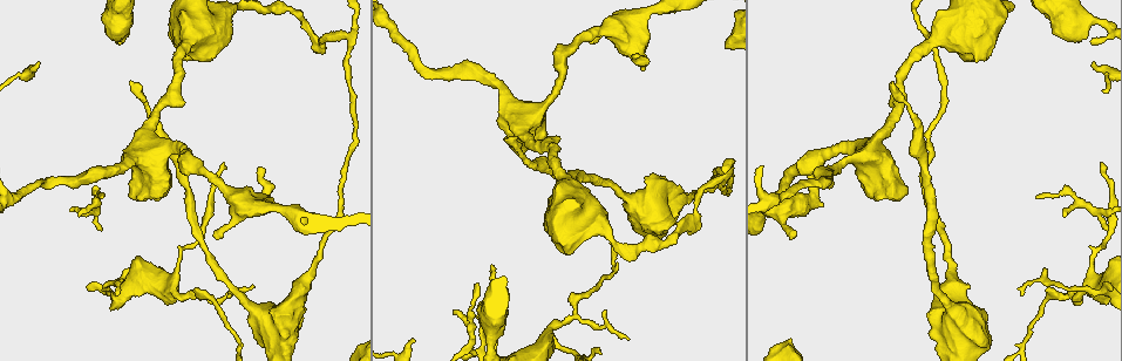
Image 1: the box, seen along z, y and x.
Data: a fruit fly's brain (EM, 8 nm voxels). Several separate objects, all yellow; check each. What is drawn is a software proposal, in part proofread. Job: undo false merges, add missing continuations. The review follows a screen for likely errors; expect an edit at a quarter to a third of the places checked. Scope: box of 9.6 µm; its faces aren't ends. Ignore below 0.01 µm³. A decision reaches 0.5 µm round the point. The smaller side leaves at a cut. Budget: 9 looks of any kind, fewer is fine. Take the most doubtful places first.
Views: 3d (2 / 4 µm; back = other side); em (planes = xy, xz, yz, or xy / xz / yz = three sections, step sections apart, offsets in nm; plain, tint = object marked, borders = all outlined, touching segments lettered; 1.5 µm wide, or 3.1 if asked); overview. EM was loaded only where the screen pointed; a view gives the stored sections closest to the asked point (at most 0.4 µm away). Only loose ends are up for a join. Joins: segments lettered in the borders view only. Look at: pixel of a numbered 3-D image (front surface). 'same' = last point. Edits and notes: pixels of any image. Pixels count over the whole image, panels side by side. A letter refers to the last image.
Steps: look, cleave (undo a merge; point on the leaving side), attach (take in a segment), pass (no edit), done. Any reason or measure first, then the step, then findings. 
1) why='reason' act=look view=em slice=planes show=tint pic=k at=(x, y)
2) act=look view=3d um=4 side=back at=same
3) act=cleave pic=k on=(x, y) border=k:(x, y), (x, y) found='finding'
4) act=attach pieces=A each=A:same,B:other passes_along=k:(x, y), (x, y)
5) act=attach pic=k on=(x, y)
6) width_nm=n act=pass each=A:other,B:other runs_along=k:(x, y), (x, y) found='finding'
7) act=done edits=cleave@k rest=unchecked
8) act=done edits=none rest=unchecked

act=look view=em slice=planes show=borders pic=1 at=(1066, 213)

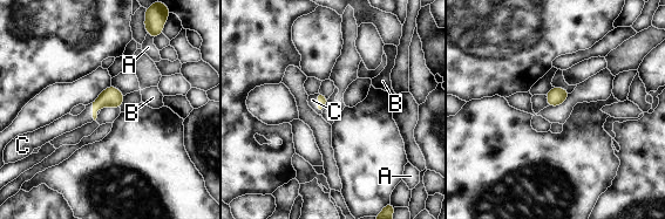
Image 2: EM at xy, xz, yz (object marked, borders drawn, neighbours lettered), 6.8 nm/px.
act=attach pieces=C each=A:other,B:other,C:same found='it goes on there'

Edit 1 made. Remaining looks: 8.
why='see it whole again' act=look view=overview

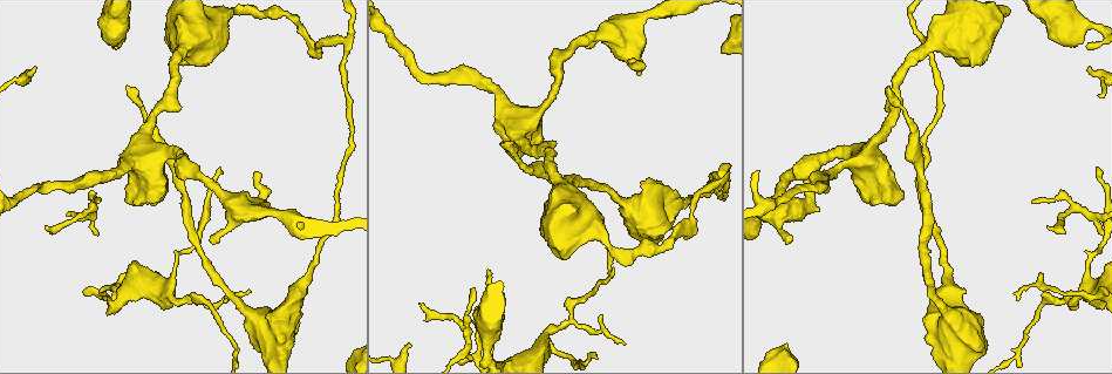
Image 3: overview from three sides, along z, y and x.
why='free end' act=look view=3d um=2 pic=3 at=(595, 354)

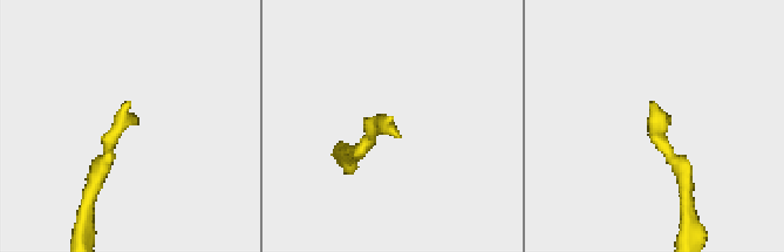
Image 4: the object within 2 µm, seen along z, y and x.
act=look view=em slice=planes show=plain pic=4 at=(127, 104)

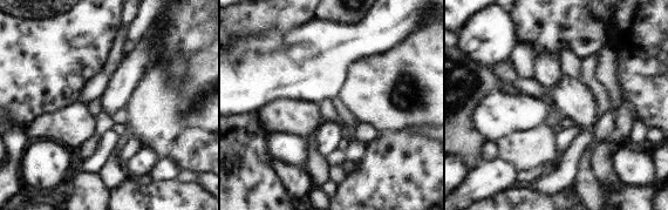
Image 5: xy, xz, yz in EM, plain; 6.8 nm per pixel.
why='see the neighbours' act=look view=em slice=planes show=borders at=same

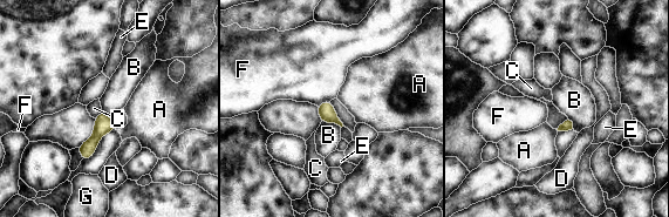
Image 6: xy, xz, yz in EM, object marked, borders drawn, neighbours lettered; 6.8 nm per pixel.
act=pass each=A:other,B:other,C:other,D:other,E:other,F:other,G:other border=6:(321, 121), (336, 123), (341, 127) found='no lettered segment goes on from it'

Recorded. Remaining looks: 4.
why='three arms meet' act=look view=em slice=xz step=8 show=borders pic=3 at=(1063, 301)

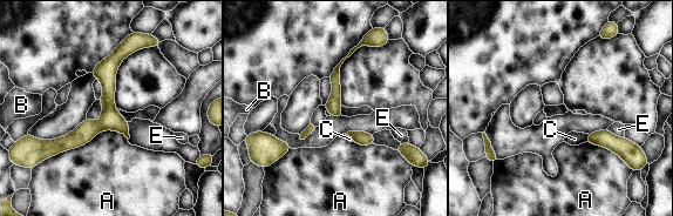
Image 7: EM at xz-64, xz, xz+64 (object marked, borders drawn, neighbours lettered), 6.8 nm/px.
act=pass each=A:other,B:other,C:other,E:other runs_along=7:(128, 44), (108, 67), (108, 115), (53, 152) found='continuous, no second cell'

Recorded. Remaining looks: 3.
act=done edits=attach@2 rest=unchecked

